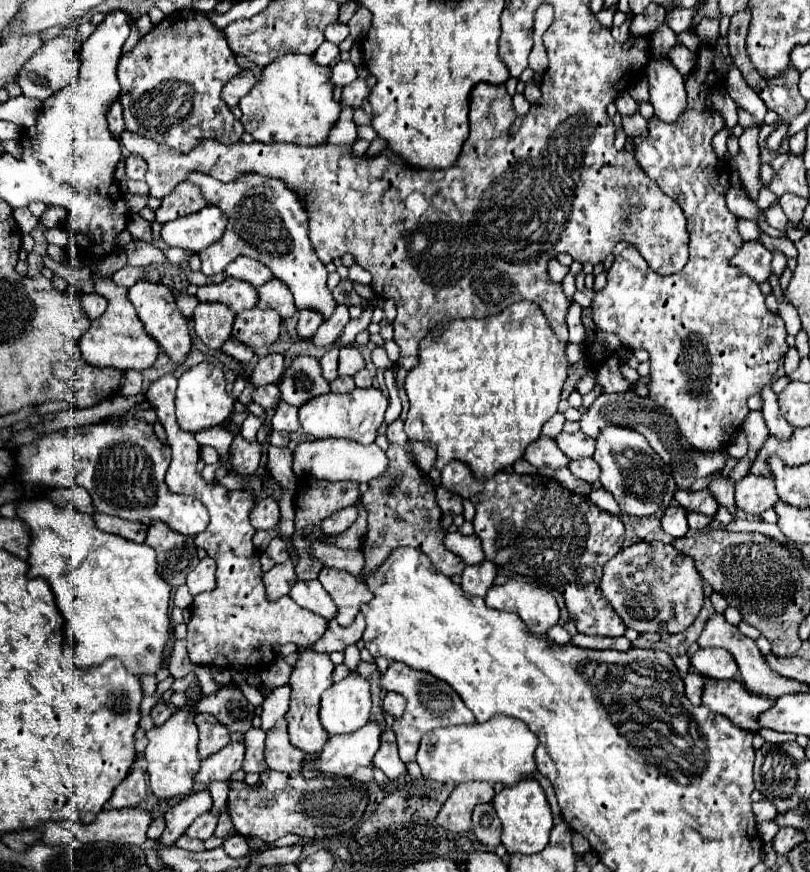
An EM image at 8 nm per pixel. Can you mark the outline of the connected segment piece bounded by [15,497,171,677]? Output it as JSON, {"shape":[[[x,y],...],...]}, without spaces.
{"shape":[[[43,497],[43,499],[23,499],[17,503],[17,517],[29,527],[31,531],[31,543],[29,543],[29,571],[27,571],[27,577],[43,577],[53,595],[55,595],[55,603],[61,611],[61,615],[65,619],[65,631],[69,635],[69,639],[73,640],[73,661],[75,665],[79,665],[81,669],[91,669],[99,663],[103,663],[107,657],[119,657],[123,661],[123,665],[137,677],[141,677],[143,673],[155,673],[159,667],[161,667],[161,659],[163,659],[163,645],[167,643],[169,639],[169,595],[171,595],[171,587],[161,581],[161,577],[157,575],[157,561],[155,561],[155,551],[151,547],[147,547],[145,543],[129,543],[127,539],[119,537],[119,535],[109,535],[109,533],[103,533],[101,529],[97,529],[95,521],[93,521],[93,515],[87,515],[87,513],[81,513],[77,509],[71,509],[71,507],[59,507],[55,505],[51,499]]]}

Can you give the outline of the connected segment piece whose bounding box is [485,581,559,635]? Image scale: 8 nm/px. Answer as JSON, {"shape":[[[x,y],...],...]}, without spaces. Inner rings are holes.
{"shape":[[[507,581],[491,587],[485,603],[493,609],[515,611],[535,635],[545,635],[547,629],[559,621],[555,597],[547,589],[533,587],[525,581]]]}

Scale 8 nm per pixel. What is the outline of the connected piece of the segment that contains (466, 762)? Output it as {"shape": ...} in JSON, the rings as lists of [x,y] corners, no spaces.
{"shape":[[[495,715],[485,723],[453,725],[425,733],[417,751],[417,763],[423,777],[439,783],[457,785],[467,781],[489,781],[513,785],[525,777],[533,777],[537,769],[533,763],[535,745],[537,737],[533,737],[525,723],[507,715]]]}

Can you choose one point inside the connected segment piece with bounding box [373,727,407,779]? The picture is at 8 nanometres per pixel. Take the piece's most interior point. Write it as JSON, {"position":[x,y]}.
{"position":[387,759]}

